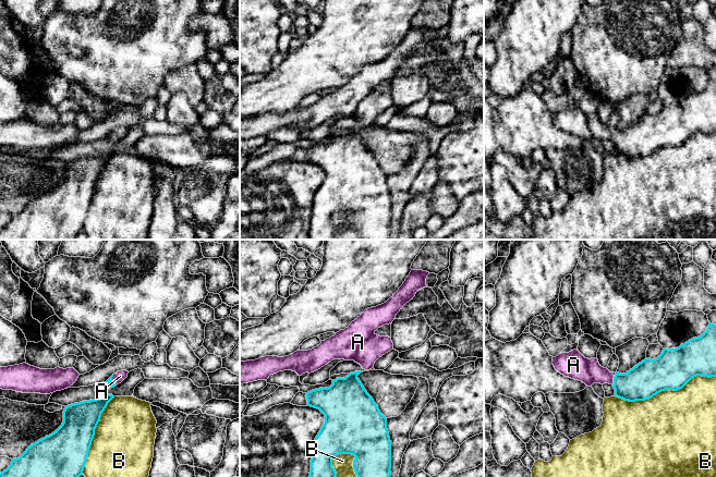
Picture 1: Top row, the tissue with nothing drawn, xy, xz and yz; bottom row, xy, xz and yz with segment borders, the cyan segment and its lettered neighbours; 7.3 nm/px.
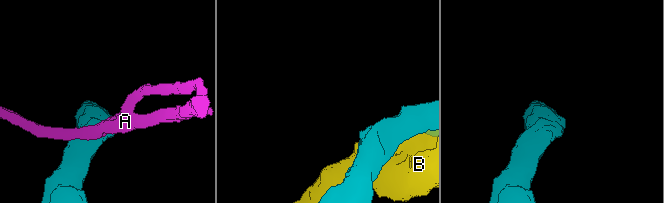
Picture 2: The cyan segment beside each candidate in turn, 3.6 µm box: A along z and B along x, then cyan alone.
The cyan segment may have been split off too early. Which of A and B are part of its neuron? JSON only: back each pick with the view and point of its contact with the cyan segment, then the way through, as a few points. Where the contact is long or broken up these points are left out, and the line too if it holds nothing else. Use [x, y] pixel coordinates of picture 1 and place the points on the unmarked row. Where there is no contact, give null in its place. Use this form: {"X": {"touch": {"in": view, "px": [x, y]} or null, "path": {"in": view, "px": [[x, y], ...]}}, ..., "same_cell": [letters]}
{"A": {"touch": {"in": "yz", "px": [614, 135]}, "path": {"in": "yz", "px": [[646, 135], [614, 135], [589, 127]]}}, "same_cell": ["A"]}

